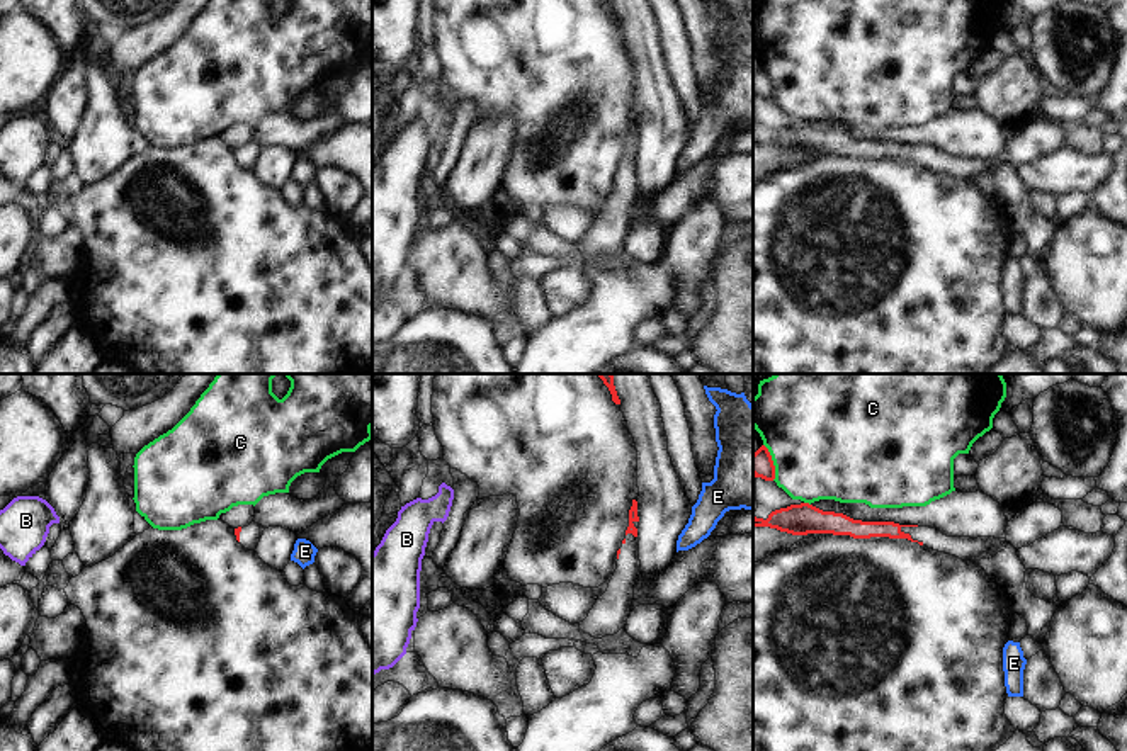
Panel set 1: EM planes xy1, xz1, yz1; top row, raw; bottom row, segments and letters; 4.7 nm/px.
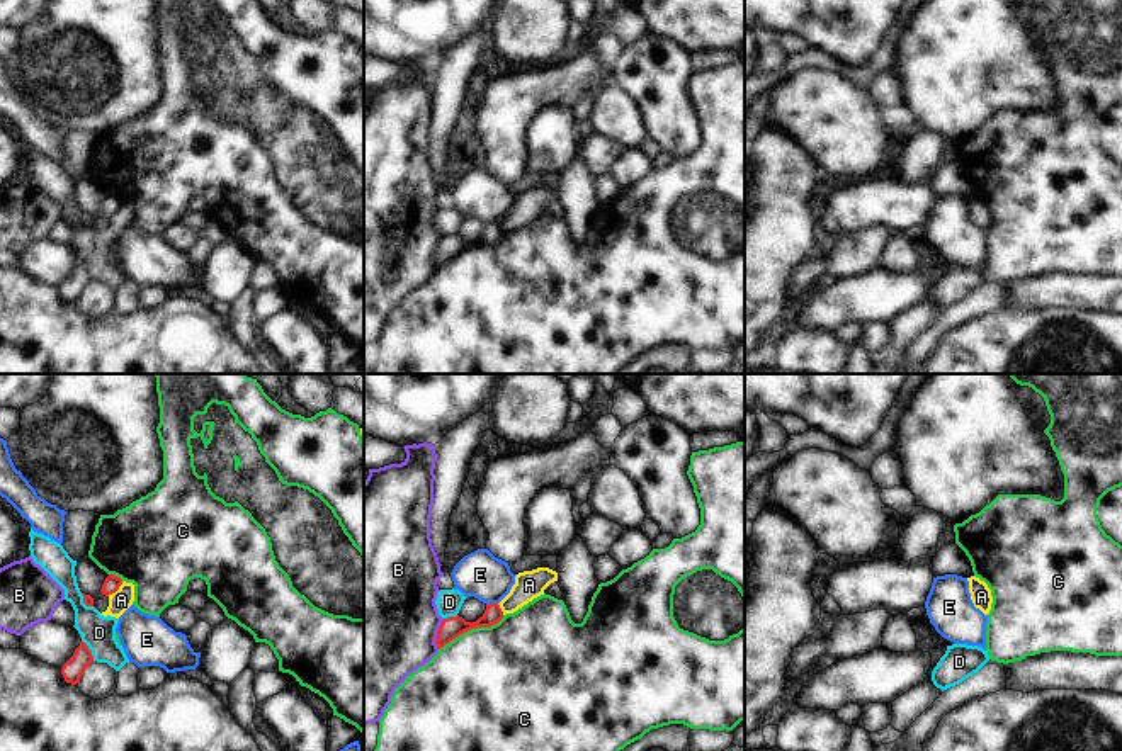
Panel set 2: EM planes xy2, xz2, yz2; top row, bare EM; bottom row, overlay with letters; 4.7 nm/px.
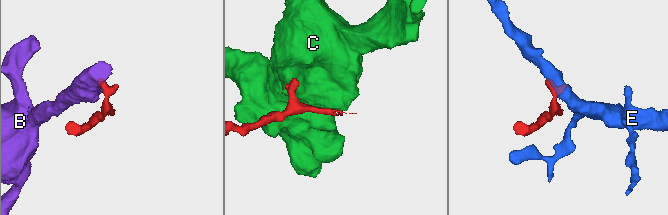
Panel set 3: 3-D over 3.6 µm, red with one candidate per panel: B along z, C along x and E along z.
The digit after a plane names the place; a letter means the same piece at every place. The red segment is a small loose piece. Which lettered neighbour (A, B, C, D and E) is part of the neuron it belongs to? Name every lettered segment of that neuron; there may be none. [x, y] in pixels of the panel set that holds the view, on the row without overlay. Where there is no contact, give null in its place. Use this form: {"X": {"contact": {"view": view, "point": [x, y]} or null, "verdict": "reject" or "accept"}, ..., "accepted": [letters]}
{"A": {"contact": {"view": "xy2", "point": [116, 209]}, "verdict": "reject"}, "B": {"contact": {"view": "xz2", "point": [437, 254]}, "verdict": "reject"}, "C": {"contact": {"view": "xz2", "point": [471, 247]}, "verdict": "reject"}, "D": {"contact": {"view": "xy2", "point": [89, 269]}, "verdict": "reject"}, "E": {"contact": {"view": "xz2", "point": [492, 223]}, "verdict": "reject"}, "accepted": []}

